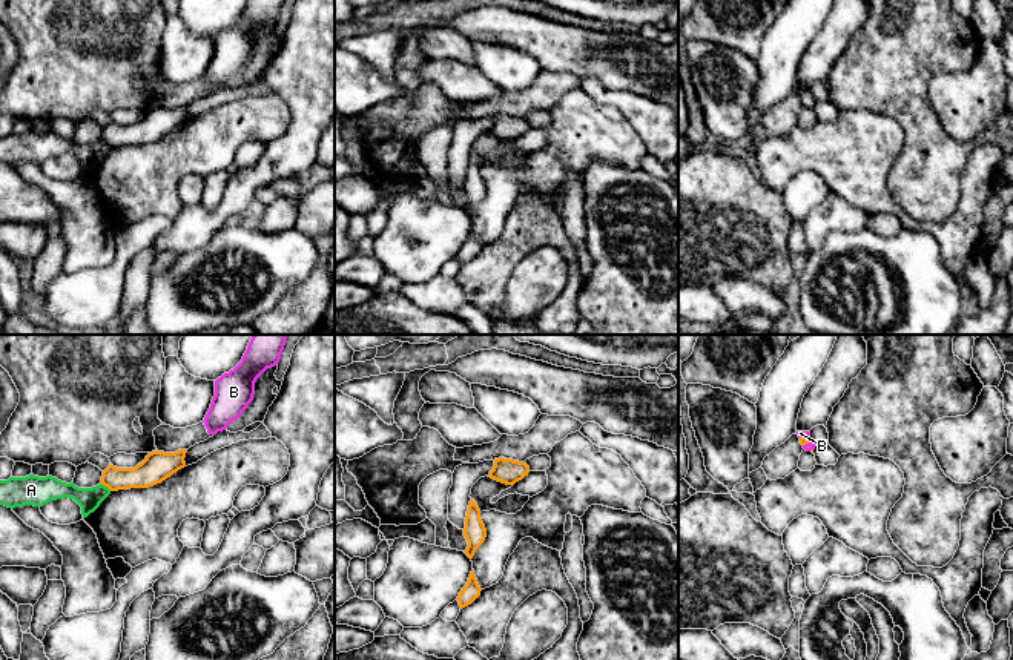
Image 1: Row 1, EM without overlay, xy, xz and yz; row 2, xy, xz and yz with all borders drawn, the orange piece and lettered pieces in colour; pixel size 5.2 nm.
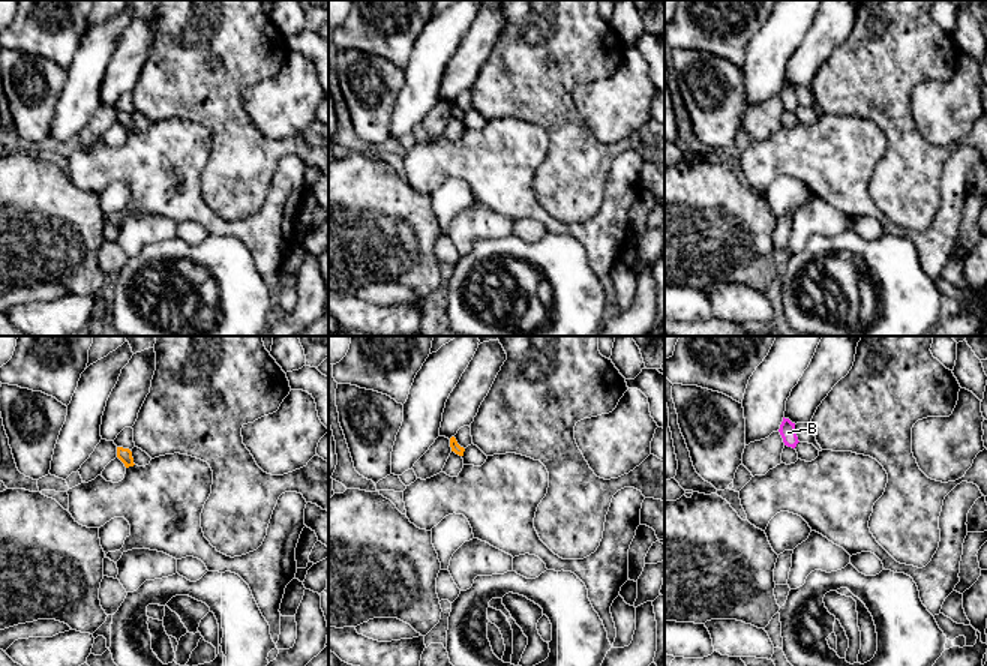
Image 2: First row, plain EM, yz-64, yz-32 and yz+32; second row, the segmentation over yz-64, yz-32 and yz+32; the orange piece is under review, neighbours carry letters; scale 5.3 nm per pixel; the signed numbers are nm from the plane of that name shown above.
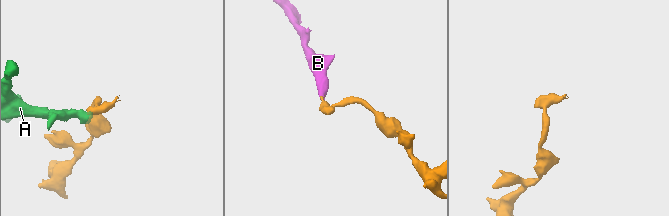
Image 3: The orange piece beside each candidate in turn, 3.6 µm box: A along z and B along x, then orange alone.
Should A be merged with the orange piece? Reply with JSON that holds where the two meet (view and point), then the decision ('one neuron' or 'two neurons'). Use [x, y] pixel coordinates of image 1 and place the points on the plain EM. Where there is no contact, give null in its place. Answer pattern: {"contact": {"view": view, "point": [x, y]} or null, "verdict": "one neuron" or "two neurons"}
{"contact": {"view": "xy", "point": [106, 141]}, "verdict": "two neurons"}

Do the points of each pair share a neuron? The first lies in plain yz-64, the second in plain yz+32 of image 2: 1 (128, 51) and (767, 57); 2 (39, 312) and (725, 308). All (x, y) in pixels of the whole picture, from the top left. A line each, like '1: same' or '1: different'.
1: different
2: different

